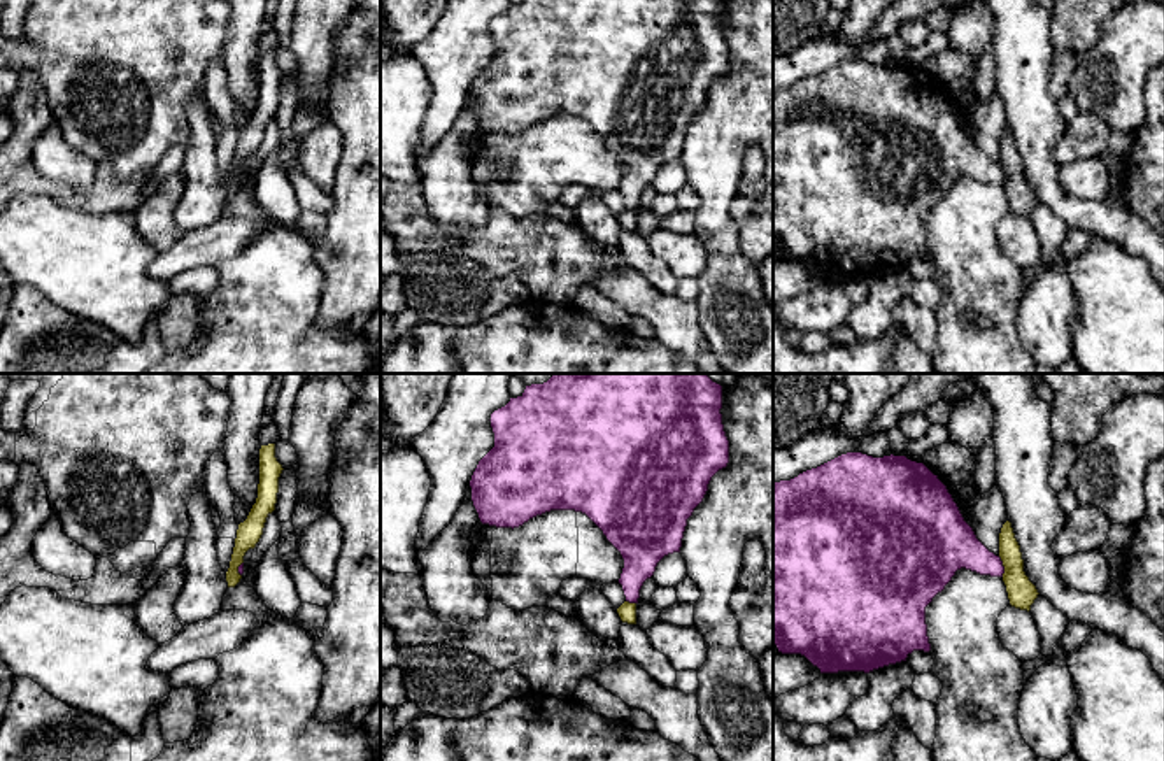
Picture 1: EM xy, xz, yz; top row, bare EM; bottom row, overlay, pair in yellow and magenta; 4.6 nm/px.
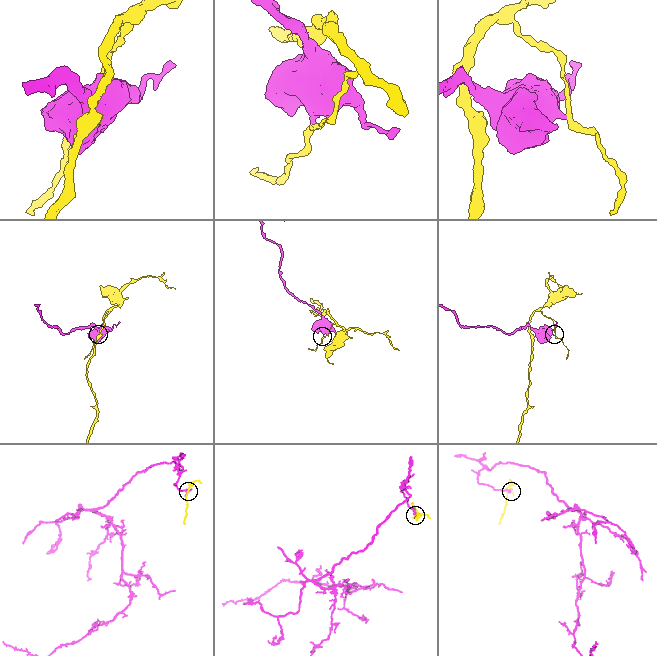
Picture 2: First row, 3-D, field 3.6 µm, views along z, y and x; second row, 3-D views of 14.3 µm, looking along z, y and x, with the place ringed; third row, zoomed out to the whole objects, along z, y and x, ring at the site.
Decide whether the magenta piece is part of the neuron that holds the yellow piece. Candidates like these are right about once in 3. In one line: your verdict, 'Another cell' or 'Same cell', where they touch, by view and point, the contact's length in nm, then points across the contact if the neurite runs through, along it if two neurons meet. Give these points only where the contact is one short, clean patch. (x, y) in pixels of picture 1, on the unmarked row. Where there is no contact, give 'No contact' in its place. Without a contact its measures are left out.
Another cell. Touches yellow at yz (1003, 172). Shared border 100 nm. Boundary: yz (998, 163), (1003, 183)

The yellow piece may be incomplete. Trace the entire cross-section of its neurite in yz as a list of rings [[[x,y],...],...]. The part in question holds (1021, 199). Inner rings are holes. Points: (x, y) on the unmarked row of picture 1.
[[[1010,128],[1003,132],[999,140],[999,165],[1004,174],[1003,189],[1010,212],[1029,219],[1040,200],[1024,179],[1020,153]]]

